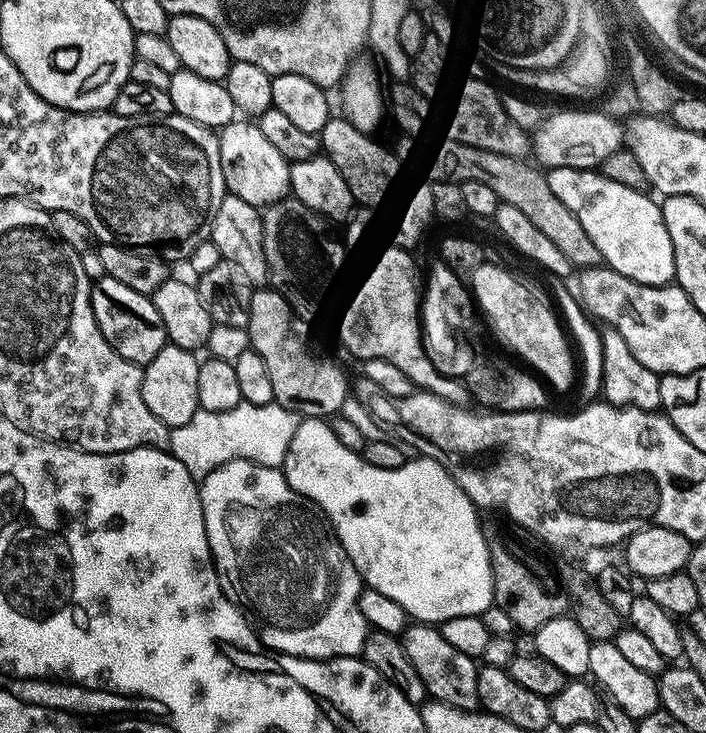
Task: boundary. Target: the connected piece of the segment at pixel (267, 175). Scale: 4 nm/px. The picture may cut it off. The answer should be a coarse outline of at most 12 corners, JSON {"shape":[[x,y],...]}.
{"shape":[[259,123],[219,129],[224,187],[263,209],[289,195],[289,161]]}

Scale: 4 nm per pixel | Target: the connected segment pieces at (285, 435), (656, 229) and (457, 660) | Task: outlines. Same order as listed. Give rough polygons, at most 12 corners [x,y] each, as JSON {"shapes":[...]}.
{"shapes":[[[278,403],[196,412],[168,448],[197,478],[280,468],[302,417]],[[549,168],[607,267],[676,279],[660,204],[603,171]],[[409,623],[402,643],[432,700],[480,708],[477,661],[439,627]]]}

